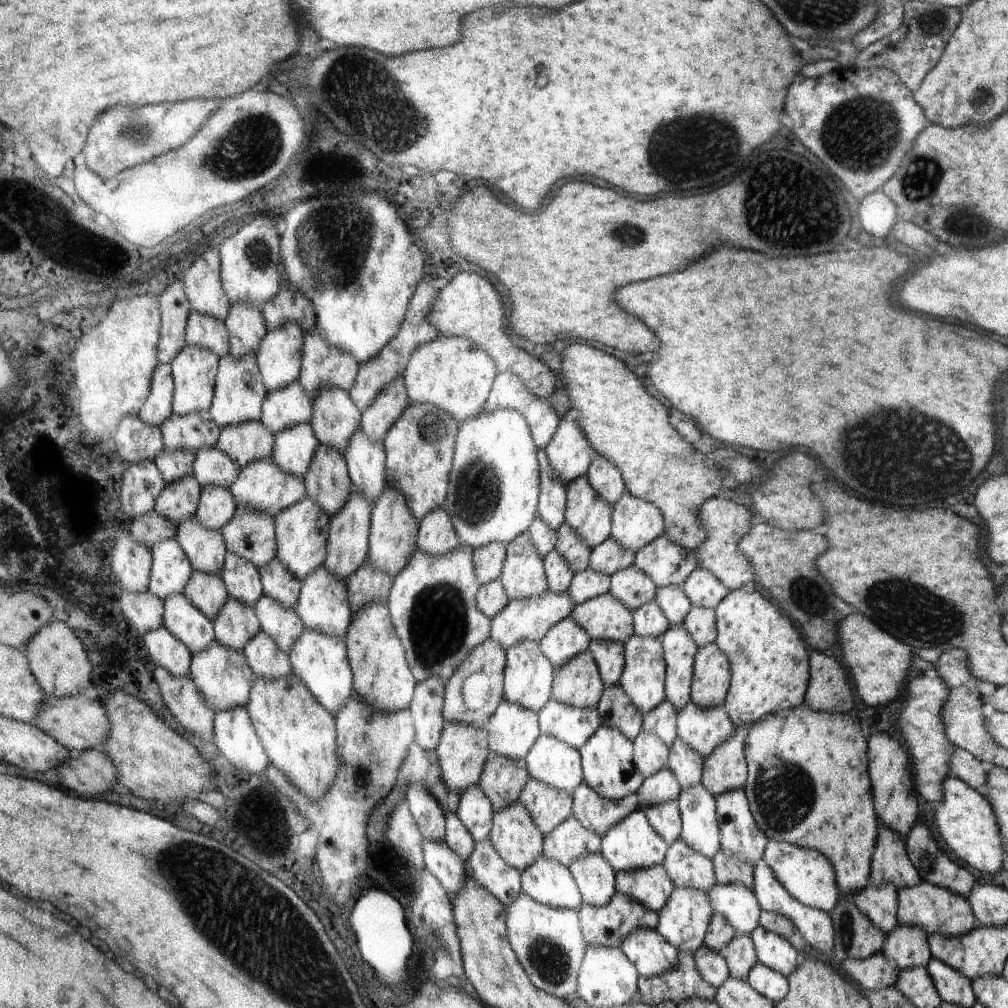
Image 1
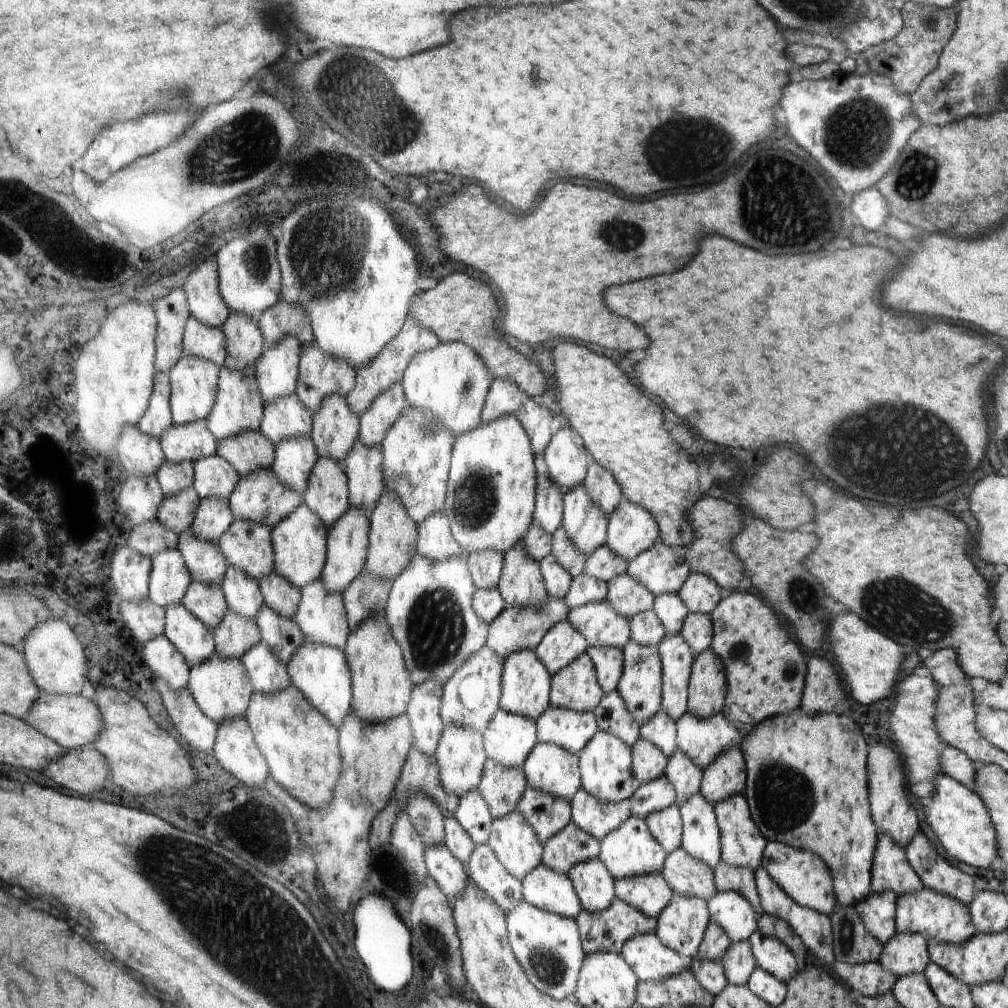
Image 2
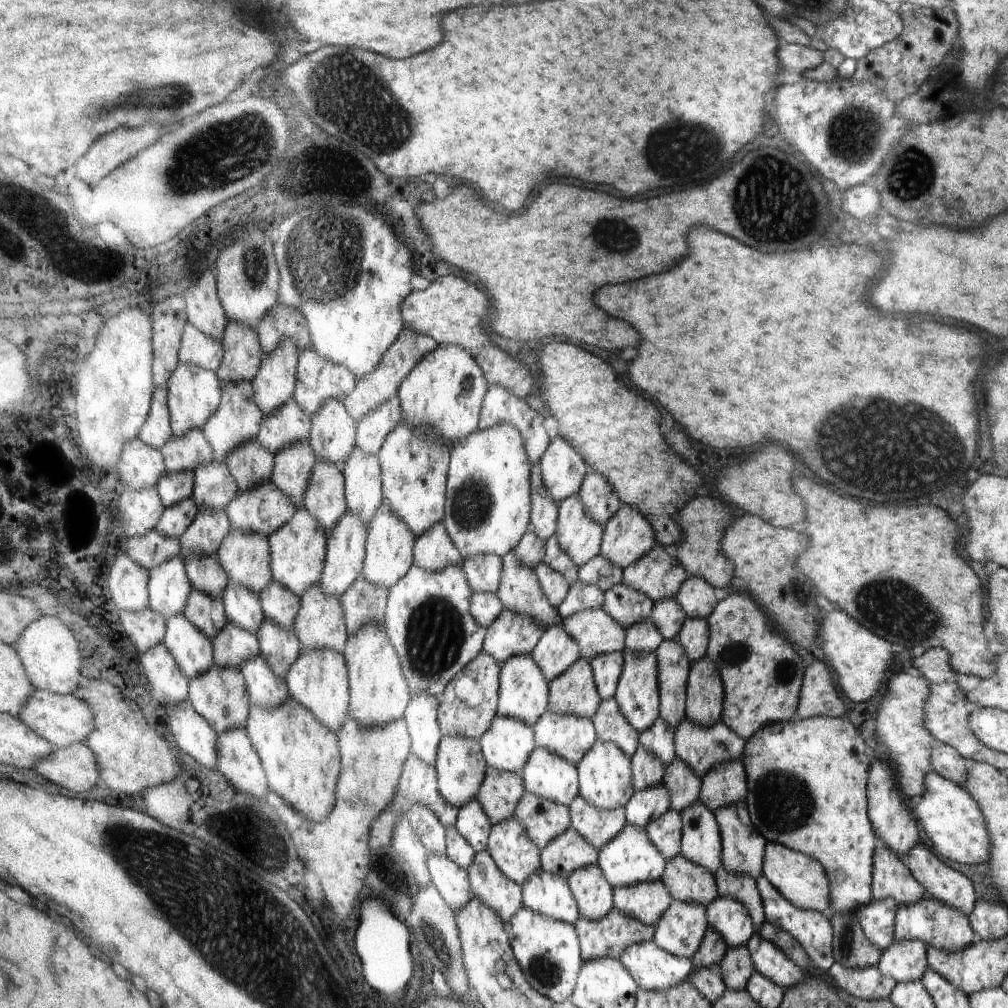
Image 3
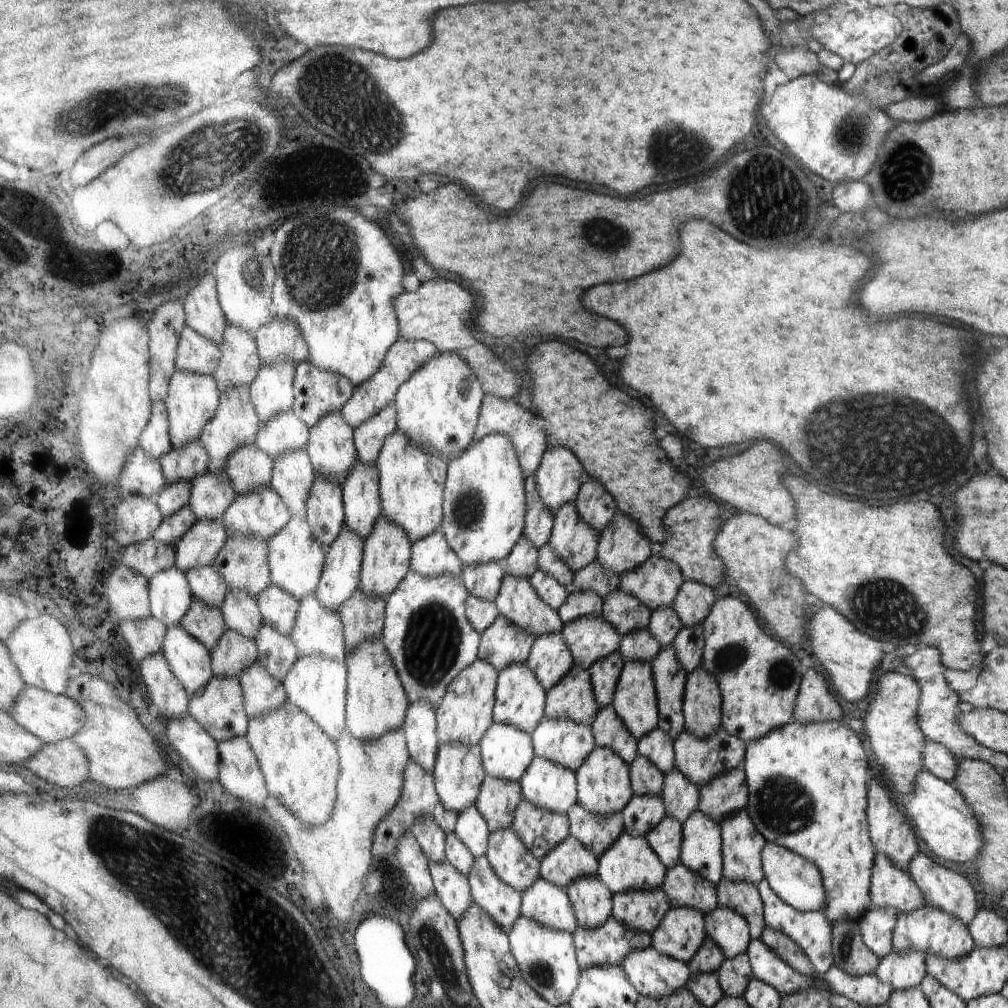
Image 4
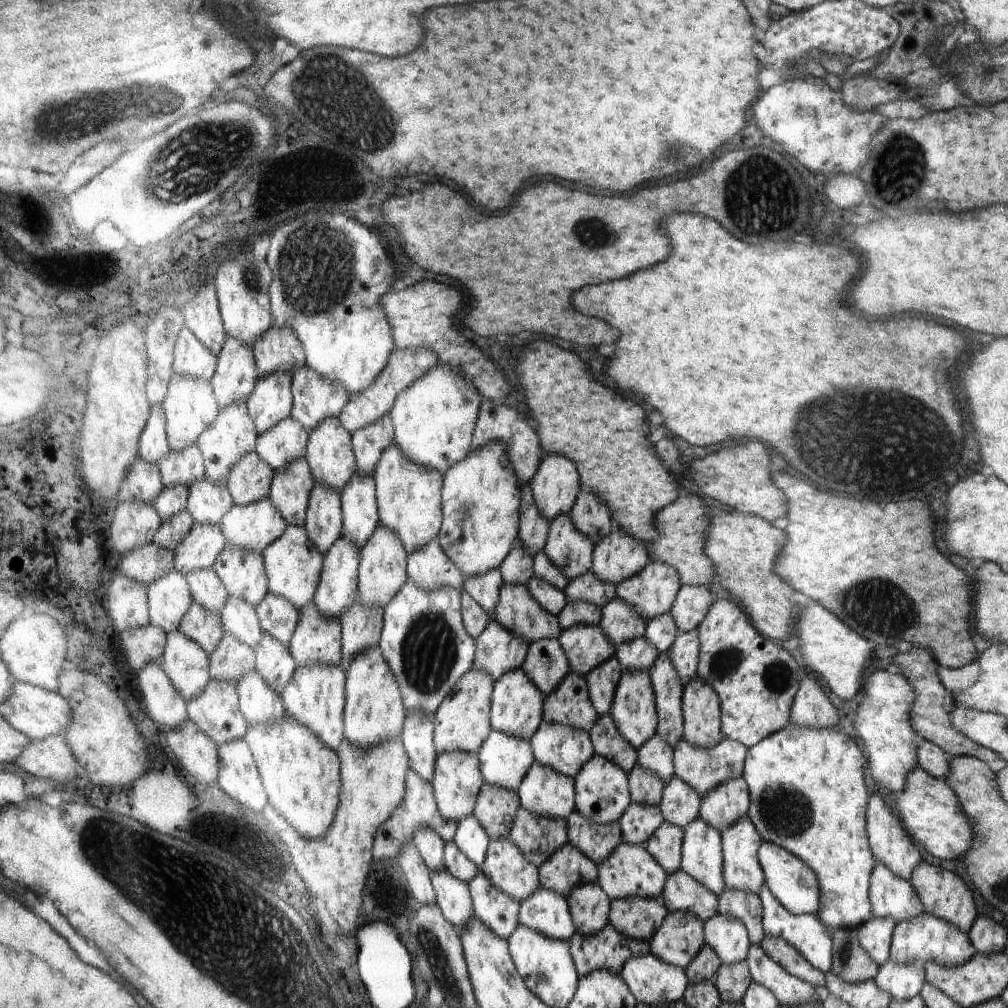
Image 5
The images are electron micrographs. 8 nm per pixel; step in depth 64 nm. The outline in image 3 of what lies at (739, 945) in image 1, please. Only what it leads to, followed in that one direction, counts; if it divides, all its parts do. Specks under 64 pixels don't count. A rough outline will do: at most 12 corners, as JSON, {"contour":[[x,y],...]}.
{"contour":[[746,945],[728,949],[720,962],[728,989],[744,990],[755,973]]}

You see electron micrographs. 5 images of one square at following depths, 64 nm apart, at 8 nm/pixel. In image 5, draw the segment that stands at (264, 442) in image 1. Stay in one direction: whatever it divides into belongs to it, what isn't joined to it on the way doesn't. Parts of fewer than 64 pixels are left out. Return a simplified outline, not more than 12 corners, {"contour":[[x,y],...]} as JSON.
{"contour":[[255,451],[229,474],[235,503],[269,494],[273,468]]}

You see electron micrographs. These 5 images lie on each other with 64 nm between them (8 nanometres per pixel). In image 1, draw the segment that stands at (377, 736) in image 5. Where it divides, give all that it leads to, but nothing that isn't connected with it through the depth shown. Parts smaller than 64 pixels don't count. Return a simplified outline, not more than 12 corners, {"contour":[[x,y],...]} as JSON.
{"contour":[[388,602],[353,613],[353,690],[387,713],[418,680]]}

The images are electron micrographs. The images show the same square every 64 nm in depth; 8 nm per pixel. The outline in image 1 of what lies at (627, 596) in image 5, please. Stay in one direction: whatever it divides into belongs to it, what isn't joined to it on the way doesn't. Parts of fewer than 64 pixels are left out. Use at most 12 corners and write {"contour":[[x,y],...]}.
{"contour":[[666,532],[636,551],[632,565],[657,588],[682,585],[695,551]]}

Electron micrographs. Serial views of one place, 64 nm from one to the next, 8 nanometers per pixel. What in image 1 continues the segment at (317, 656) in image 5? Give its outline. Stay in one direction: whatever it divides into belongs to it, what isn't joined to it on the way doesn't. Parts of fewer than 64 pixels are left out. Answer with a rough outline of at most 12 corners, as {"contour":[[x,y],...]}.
{"contour":[[324,564],[294,606],[306,628],[344,637],[353,620],[347,581]]}

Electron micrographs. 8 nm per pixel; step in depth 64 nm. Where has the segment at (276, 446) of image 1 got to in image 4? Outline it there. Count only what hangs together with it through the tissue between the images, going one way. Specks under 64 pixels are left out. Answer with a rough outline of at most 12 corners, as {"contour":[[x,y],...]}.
{"contour":[[305,447],[273,465],[270,488],[306,515],[313,464]]}

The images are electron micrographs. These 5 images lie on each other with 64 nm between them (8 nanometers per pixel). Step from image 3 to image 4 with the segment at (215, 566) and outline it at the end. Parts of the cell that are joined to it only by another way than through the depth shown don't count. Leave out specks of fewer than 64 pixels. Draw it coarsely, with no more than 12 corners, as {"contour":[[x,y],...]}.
{"contour":[[214,564],[187,575],[196,598],[224,606],[231,586]]}

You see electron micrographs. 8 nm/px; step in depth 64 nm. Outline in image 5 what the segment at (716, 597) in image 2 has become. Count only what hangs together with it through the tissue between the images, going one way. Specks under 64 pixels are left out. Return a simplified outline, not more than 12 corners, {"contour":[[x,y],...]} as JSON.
{"contour":[[682,585],[670,610],[679,634],[696,629],[713,602],[705,586]]}

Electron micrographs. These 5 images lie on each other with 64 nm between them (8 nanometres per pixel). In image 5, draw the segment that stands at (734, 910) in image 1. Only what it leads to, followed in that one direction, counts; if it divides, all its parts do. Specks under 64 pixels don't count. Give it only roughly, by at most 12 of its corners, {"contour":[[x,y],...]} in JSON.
{"contour":[[718,912],[703,922],[705,944],[722,963],[747,958],[741,920]]}

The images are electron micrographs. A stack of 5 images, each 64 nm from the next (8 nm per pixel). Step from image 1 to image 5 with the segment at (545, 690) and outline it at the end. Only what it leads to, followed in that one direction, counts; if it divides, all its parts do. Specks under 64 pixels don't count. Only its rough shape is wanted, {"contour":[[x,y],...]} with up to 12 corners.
{"contour":[[524,669],[494,684],[492,727],[530,740],[542,690]]}

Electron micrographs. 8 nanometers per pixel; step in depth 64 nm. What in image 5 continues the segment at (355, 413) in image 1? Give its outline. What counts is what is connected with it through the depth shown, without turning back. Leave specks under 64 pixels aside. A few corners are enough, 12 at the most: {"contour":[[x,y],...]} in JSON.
{"contour":[[338,417],[309,432],[315,484],[338,492],[357,472],[352,434]]}

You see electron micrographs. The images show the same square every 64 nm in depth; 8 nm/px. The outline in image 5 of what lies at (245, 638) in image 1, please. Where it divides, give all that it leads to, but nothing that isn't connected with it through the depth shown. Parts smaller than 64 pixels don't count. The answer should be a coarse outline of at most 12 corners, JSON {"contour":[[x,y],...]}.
{"contour":[[225,635],[211,677],[237,686],[256,668],[256,650]]}

